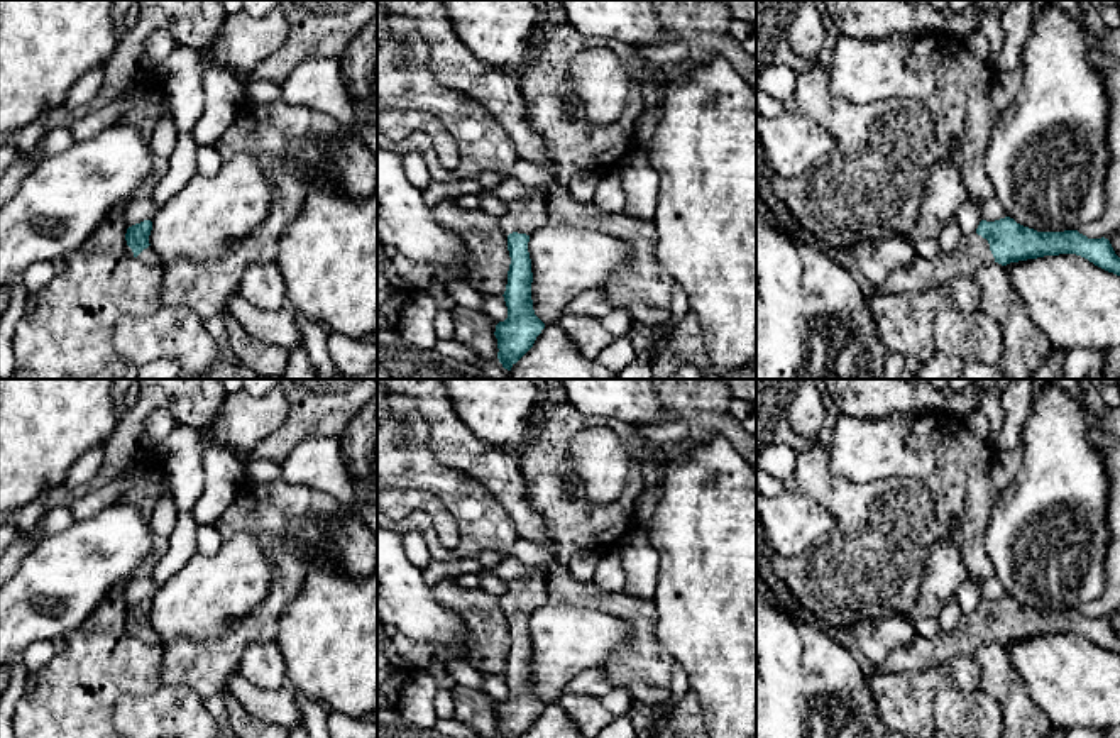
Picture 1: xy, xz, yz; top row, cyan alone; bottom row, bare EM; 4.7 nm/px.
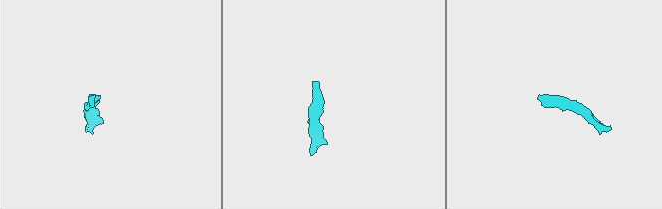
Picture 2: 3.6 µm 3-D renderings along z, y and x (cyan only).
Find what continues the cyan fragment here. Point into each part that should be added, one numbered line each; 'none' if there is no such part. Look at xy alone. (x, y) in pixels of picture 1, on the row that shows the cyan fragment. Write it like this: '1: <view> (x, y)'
1: xy (148, 256)

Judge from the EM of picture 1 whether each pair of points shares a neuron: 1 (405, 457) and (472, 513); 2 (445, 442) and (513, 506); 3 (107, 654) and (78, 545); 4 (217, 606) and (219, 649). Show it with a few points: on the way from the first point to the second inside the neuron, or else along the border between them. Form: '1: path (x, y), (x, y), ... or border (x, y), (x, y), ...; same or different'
1: path (422, 471), (437, 478), (455, 496); same
2: path (464, 452), (472, 456), (505, 488); same
3: border (119, 589), (112, 589), (82, 623), (65, 633); different
4: border (251, 611), (215, 635), (198, 640), (180, 640); different

